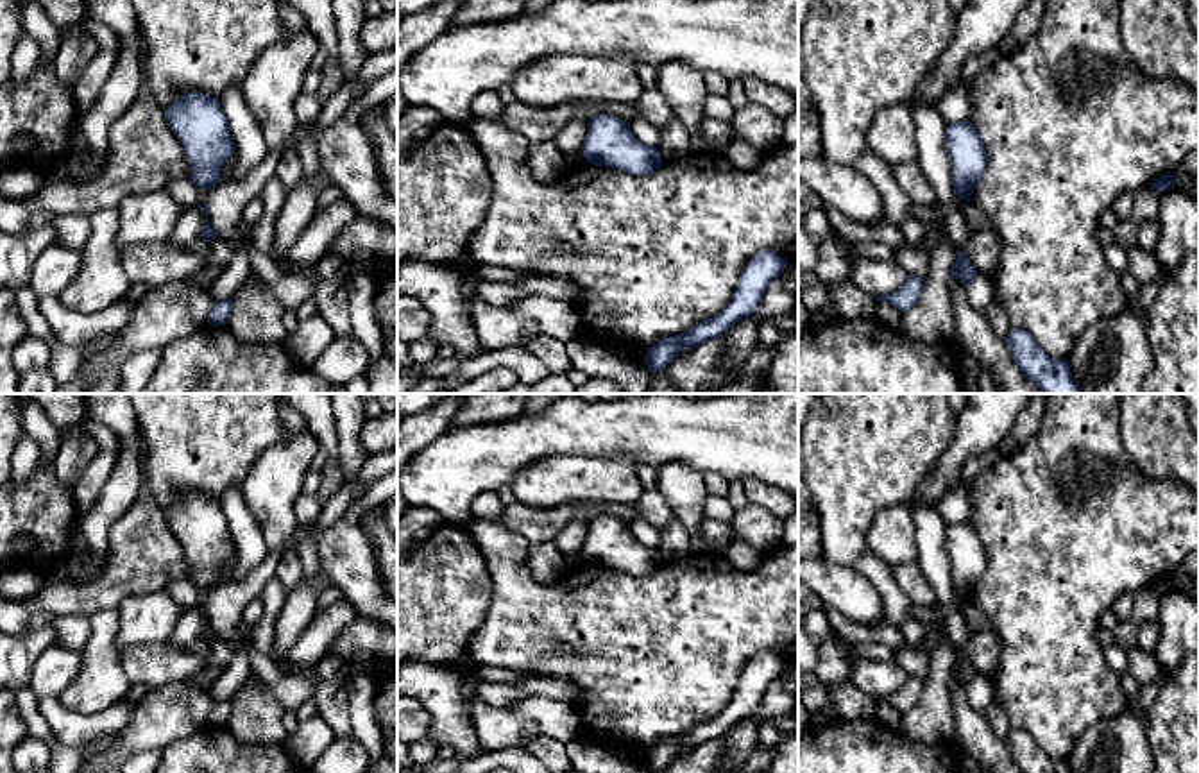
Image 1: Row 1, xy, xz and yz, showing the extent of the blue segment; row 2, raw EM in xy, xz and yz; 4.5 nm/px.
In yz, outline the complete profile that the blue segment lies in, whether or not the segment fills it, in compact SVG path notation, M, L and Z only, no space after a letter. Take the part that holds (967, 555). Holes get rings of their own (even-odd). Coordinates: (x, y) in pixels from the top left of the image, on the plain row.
M914 505L911 514L918 565L941 607L941 624L948 642L957 650L968 641L972 630L954 598L970 603L986 569L984 544L970 522L947 526L936 505Z

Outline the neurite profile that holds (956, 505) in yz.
M957 480L957 483L947 490L936 506L947 526L970 522L974 510L972 483Z

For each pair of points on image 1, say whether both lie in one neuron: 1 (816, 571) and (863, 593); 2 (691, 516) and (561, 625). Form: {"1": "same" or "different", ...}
{"1": "same", "2": "different"}

